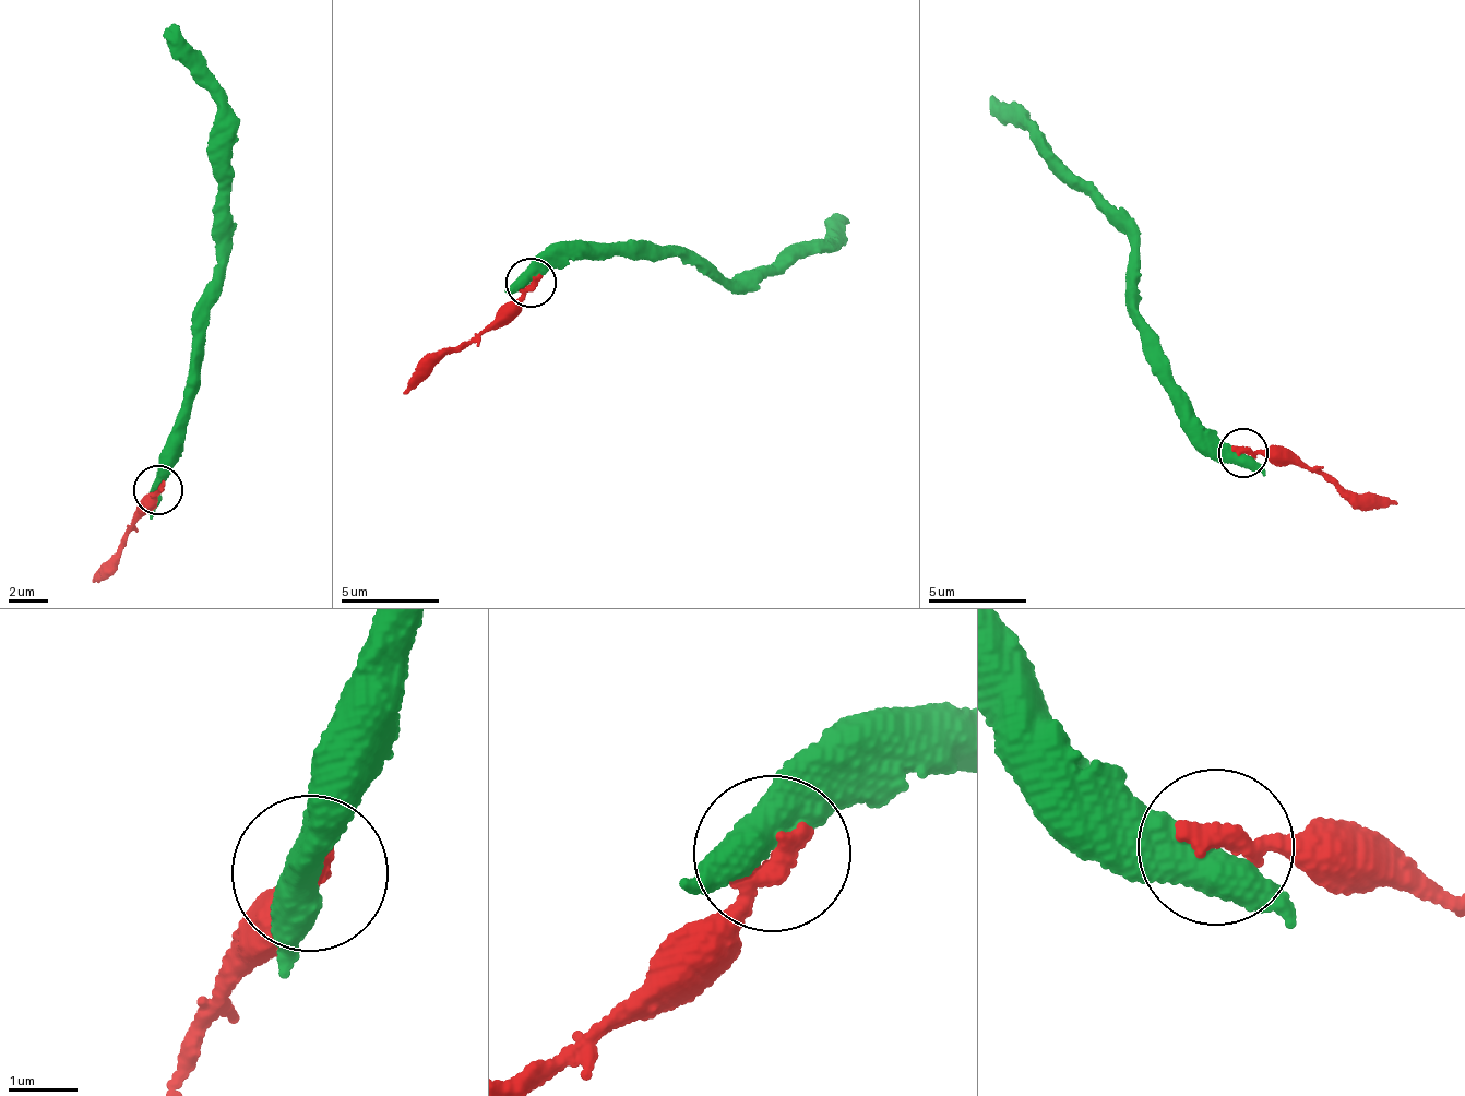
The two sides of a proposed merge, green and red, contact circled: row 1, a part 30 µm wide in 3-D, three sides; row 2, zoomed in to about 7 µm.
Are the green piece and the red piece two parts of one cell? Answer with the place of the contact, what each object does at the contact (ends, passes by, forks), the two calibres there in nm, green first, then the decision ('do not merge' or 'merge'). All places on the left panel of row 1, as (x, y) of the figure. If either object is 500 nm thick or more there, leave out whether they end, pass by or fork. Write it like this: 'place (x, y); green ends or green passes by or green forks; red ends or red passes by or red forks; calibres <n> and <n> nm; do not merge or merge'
place (158, 489); green passes by; red ends; calibres 480 and 300 nm; do not merge

